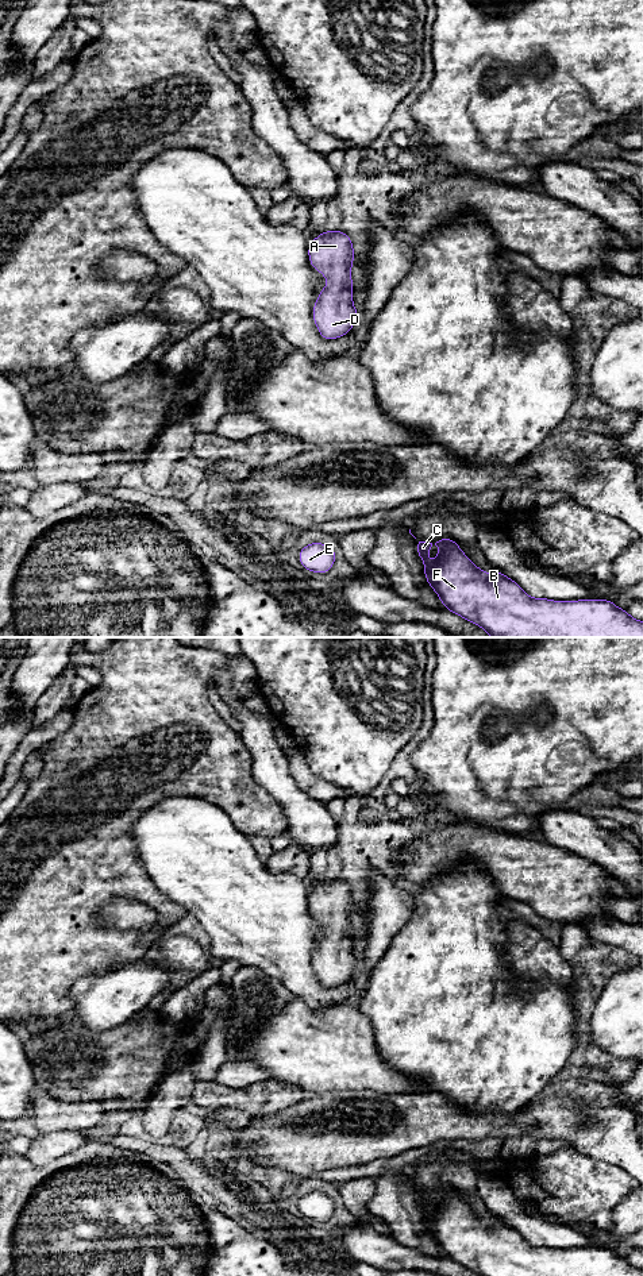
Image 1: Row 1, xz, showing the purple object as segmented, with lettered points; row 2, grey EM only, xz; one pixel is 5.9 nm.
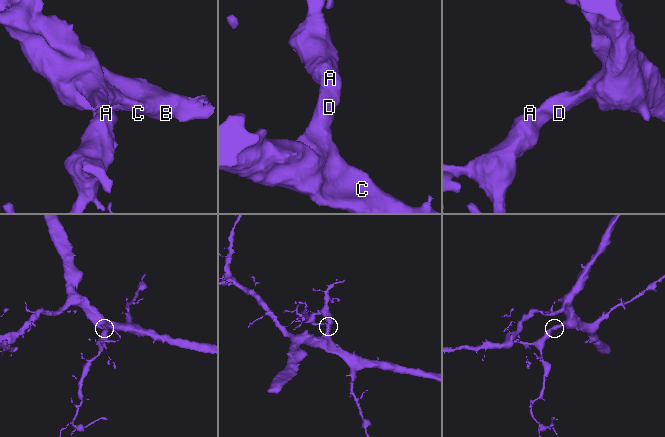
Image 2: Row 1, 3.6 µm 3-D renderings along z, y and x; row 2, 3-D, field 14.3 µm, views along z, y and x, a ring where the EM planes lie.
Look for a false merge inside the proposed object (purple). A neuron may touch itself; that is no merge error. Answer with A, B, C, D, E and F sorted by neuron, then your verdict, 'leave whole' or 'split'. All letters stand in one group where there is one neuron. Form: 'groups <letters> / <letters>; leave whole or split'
groups A B C D E F; leave whole

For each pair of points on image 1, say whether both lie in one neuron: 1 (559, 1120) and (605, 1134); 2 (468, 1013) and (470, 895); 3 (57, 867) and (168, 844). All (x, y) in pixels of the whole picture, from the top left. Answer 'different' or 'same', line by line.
1: same
2: same
3: different

